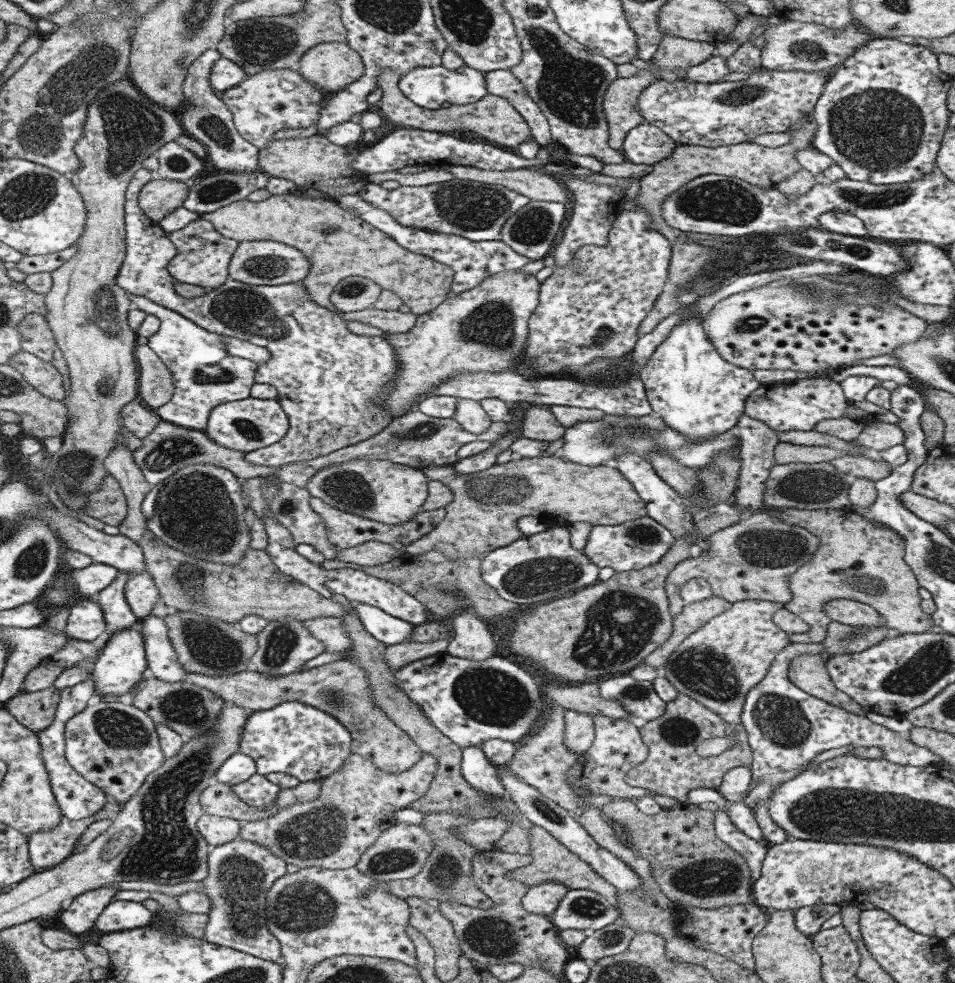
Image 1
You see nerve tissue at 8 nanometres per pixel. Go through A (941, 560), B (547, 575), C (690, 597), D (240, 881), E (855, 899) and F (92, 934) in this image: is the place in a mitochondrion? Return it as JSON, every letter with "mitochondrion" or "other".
{"A":"mitochondrion","B":"mitochondrion","C":"other","D":"mitochondrion","E":"other","F":"other"}

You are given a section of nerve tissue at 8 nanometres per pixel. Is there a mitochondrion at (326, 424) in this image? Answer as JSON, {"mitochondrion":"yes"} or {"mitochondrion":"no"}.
{"mitochondrion":"no"}

